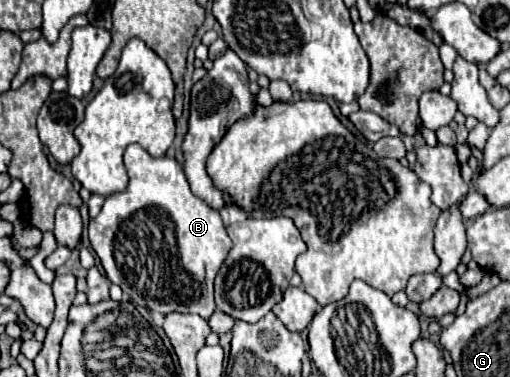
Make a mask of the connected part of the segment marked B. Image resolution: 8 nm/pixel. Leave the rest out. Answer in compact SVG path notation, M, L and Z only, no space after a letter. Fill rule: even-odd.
M133 143L125 151L125 167L129 173L127 189L107 197L101 213L89 221L89 241L101 259L105 275L111 283L119 285L133 303L151 311L159 311L163 315L197 313L203 319L209 319L215 313L215 273L219 273L233 245L219 213L191 193L183 167L175 159L151 157L141 145Z

